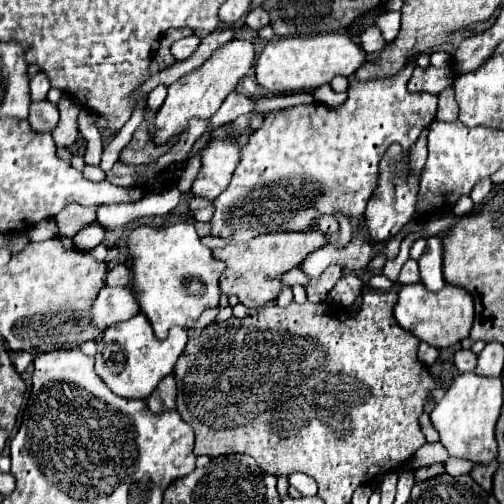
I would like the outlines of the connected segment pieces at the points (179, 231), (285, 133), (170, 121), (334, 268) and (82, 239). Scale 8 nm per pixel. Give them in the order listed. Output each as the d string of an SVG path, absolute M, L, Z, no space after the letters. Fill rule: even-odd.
M174 223L174 227L138 225L128 231L126 249L132 257L134 297L158 339L164 339L172 325L194 327L204 309L218 305L218 277L224 263L216 261L212 251L202 245L192 223Z
M406 65L394 77L358 81L354 79L348 87L348 99L340 107L326 107L322 103L298 105L284 111L266 115L264 125L256 129L248 143L242 147L240 163L234 171L230 185L214 201L212 217L212 235L230 237L234 243L246 243L248 239L270 233L270 231L306 231L310 229L320 215L332 215L336 209L342 209L350 219L356 219L364 213L366 203L370 201L374 189L378 187L378 163L390 143L402 143L408 153L412 143L418 139L420 131L434 119L438 95L432 93L408 93L406 83L412 75L412 65ZM292 179L308 181L318 189L318 199L312 199L306 207L288 209L294 203L290 201L290 191L296 193L296 183Z
M232 39L220 45L200 67L180 77L176 83L172 83L168 87L168 97L164 105L156 113L154 141L164 143L166 139L180 135L186 129L188 119L192 117L212 117L222 105L222 101L228 97L228 93L234 91L236 83L250 71L254 55L256 55L254 45L248 39Z
M330 265L318 279L310 277L308 285L304 287L306 293L308 293L308 301L312 301L312 303L326 301L328 291L334 287L334 283L340 279L340 275L342 275L342 267L340 265Z
M90 223L90 225L84 227L72 241L74 241L74 245L76 245L78 249L92 249L92 247L96 247L96 245L102 243L104 233L106 233L106 231L104 231L102 227L96 227L96 223Z

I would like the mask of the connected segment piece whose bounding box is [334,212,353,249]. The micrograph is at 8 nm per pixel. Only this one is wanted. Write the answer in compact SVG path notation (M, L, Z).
M338 212L335 215L335 218L340 225L340 237L338 239L338 249L342 249L344 245L347 245L348 241L352 238L352 226L350 224L349 218L344 214Z

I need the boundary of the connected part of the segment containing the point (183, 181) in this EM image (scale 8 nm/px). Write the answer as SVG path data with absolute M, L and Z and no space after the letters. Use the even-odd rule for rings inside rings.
M202 150L194 154L190 160L187 160L186 168L183 170L178 180L178 185L176 185L182 193L190 191L192 183L199 172L201 166L201 152Z

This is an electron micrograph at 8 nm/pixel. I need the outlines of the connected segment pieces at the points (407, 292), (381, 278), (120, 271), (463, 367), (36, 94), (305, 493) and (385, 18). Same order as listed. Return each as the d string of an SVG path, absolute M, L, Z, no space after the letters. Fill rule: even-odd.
M412 283L412 285L400 285L398 291L398 303L394 307L394 319L400 327L416 335L420 341L426 341L432 347L450 347L458 343L460 339L468 337L474 321L474 303L472 295L456 285L444 285L440 291L428 291L424 283Z
M383 274L373 275L368 282L369 287L375 290L390 290L393 284L394 282L391 282Z
M116 263L108 269L108 275L106 275L108 287L126 287L128 283L130 283L130 271L124 263Z
M460 349L460 351L456 351L456 355L454 355L454 365L458 367L460 373L474 371L474 367L476 367L476 355L474 355L472 351Z
M38 73L32 81L30 81L30 99L32 101L40 101L40 99L46 99L46 93L50 89L50 83L48 83L48 77L44 73Z
M292 473L290 485L296 487L302 493L302 497L314 497L316 495L316 481L304 473Z
M388 11L388 13L382 13L376 21L378 29L382 31L386 43L392 43L400 31L400 11Z

